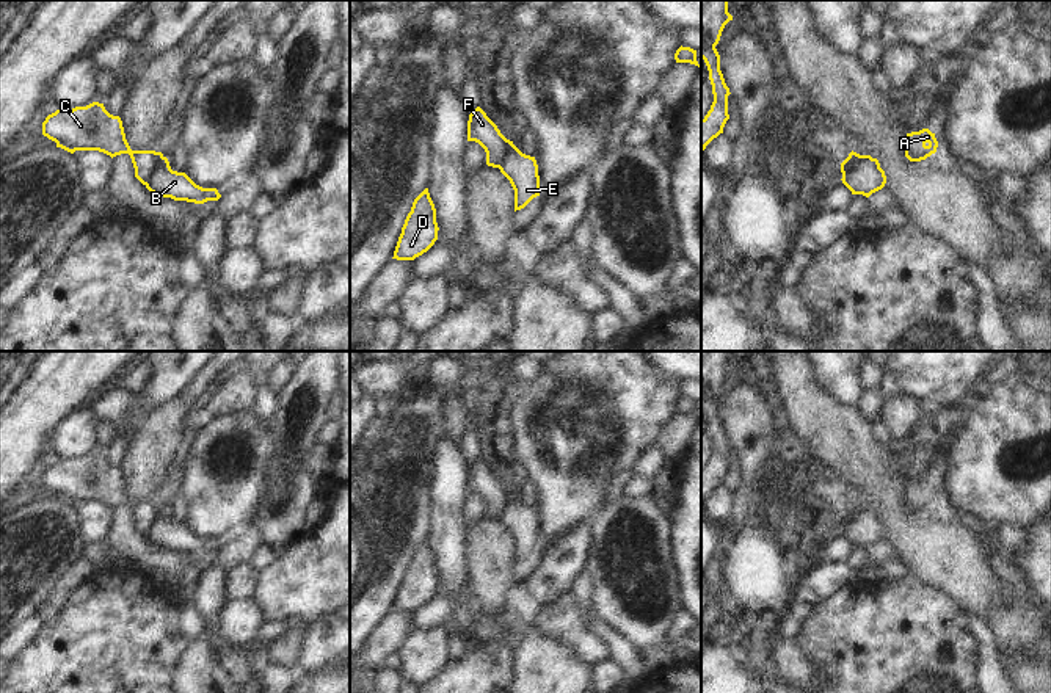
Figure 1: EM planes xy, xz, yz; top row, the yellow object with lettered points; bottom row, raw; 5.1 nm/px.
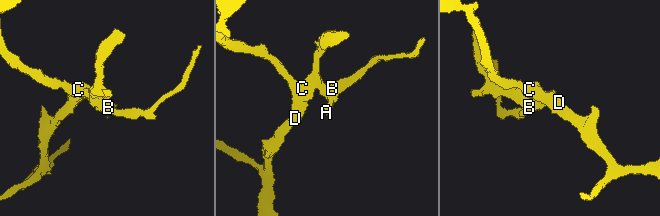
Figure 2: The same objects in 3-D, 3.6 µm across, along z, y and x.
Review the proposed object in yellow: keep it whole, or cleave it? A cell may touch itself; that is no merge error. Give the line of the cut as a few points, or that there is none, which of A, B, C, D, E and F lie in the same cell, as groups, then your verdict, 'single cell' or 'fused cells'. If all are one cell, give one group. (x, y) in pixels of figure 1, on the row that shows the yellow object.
cut xy (162, 156), (145, 184); groups A B E / C D F; fused cells

